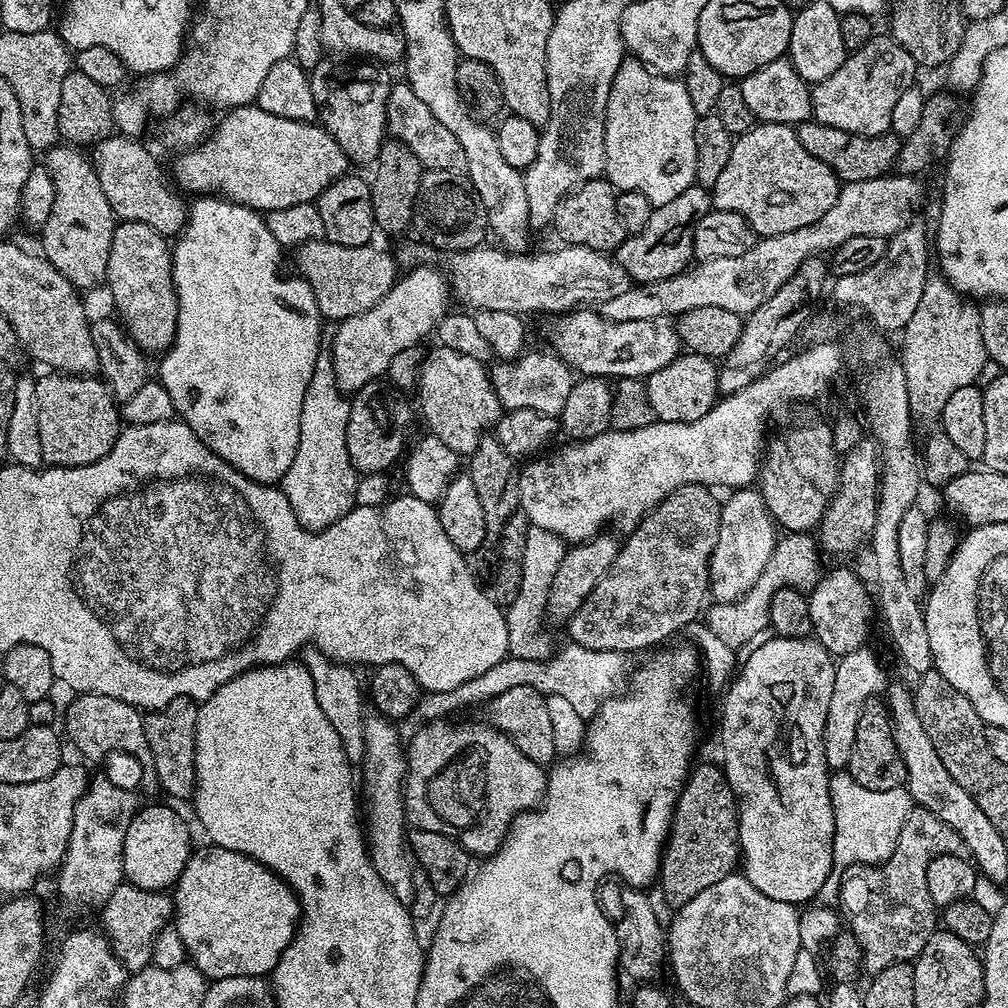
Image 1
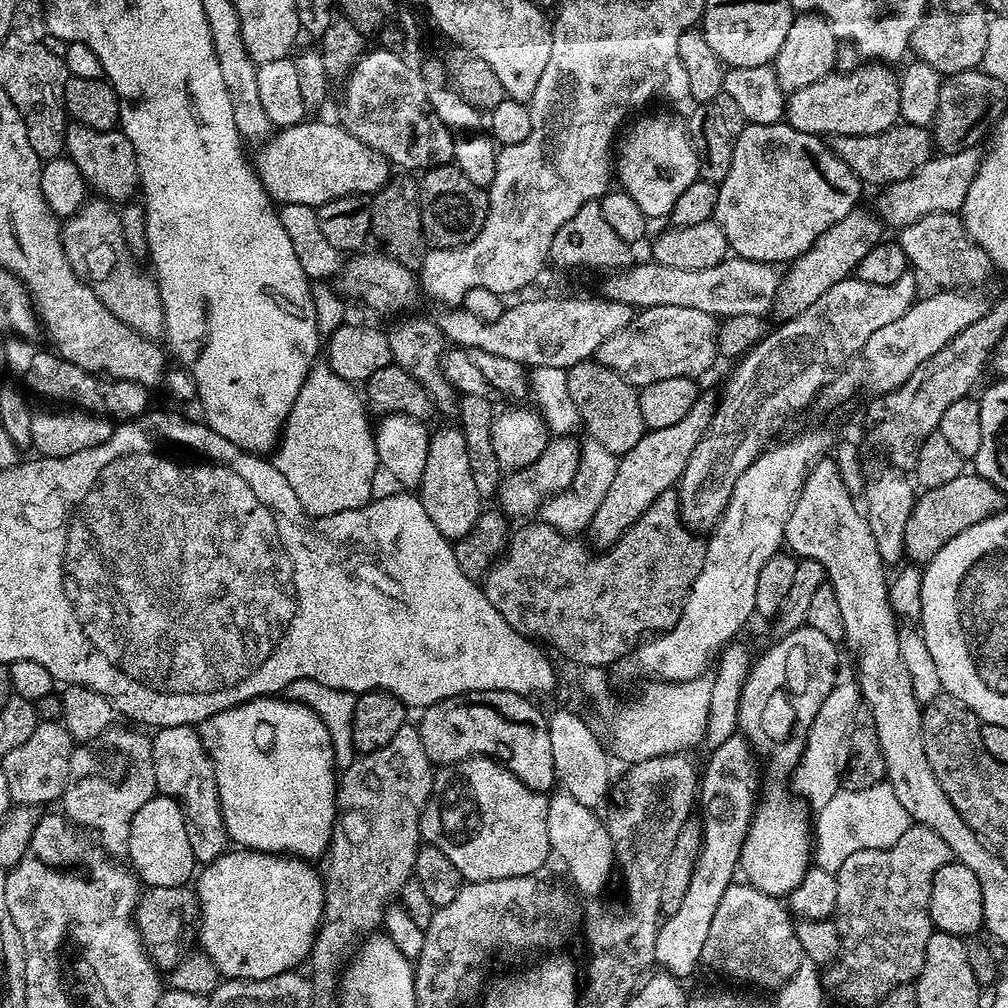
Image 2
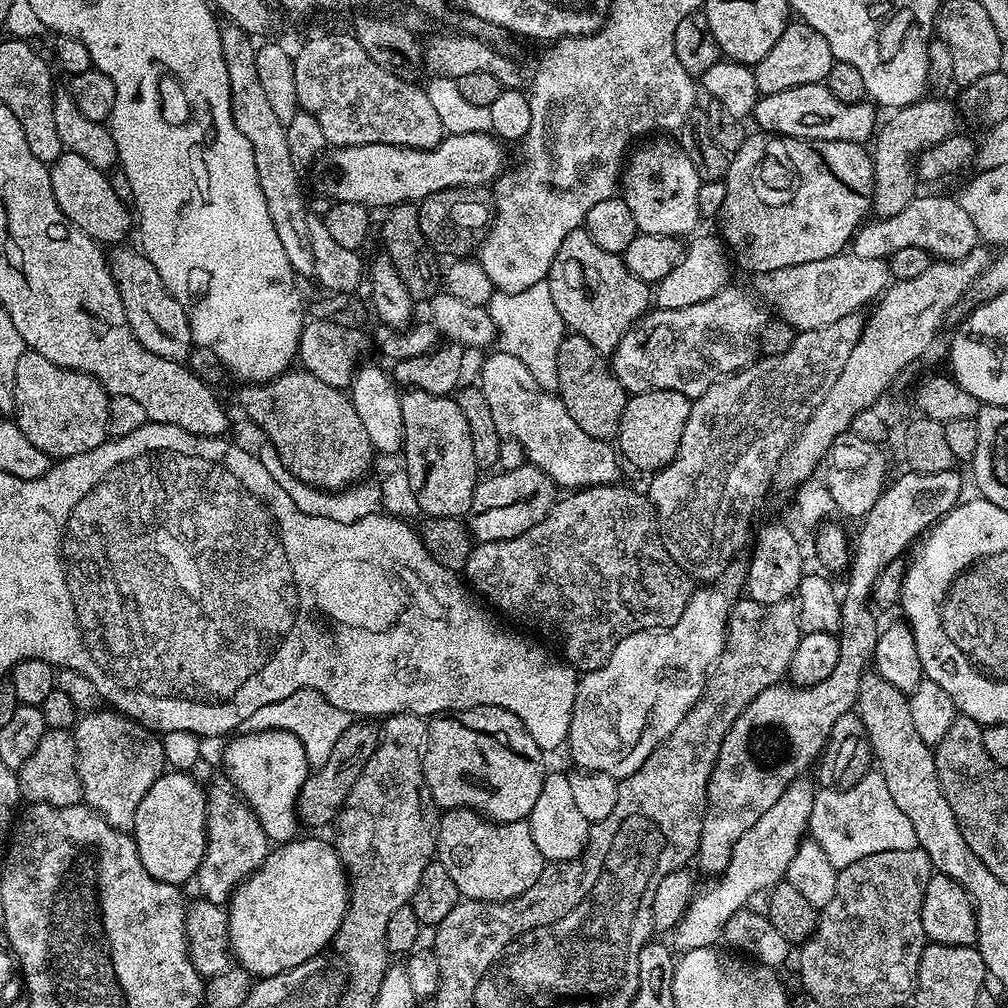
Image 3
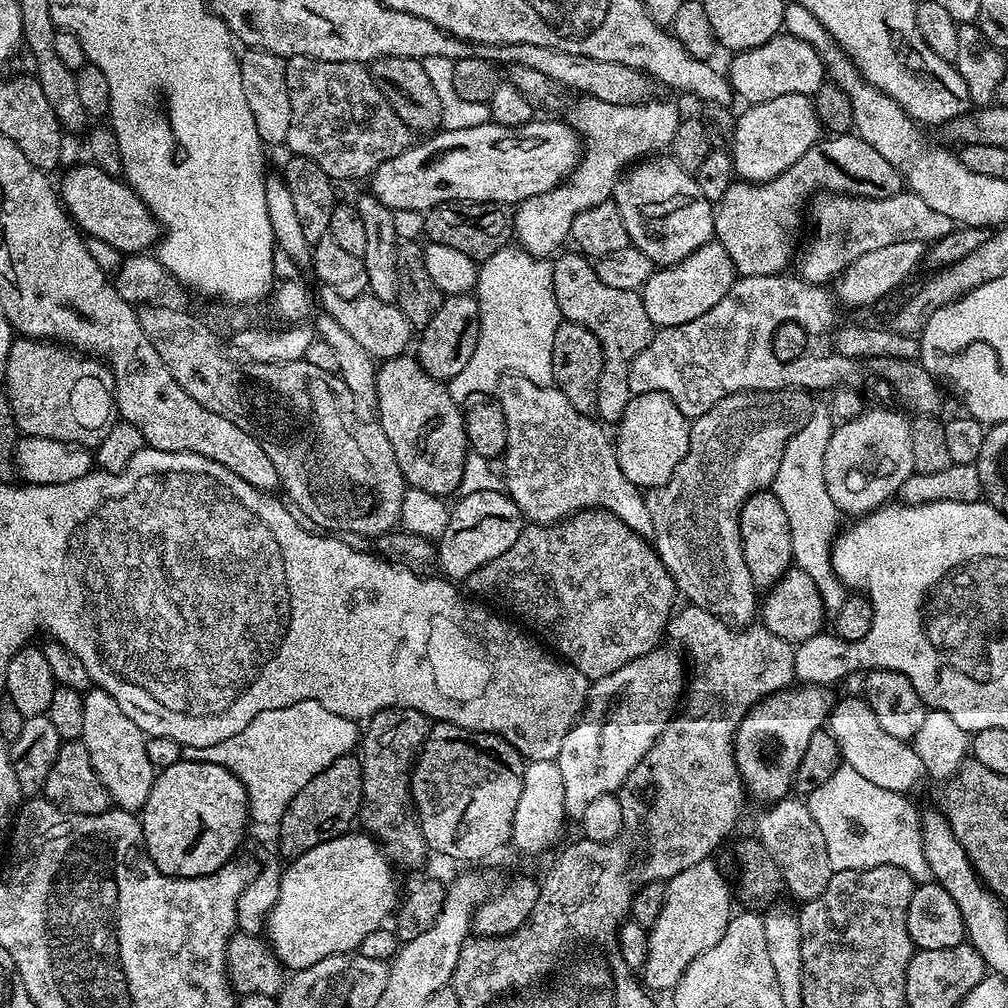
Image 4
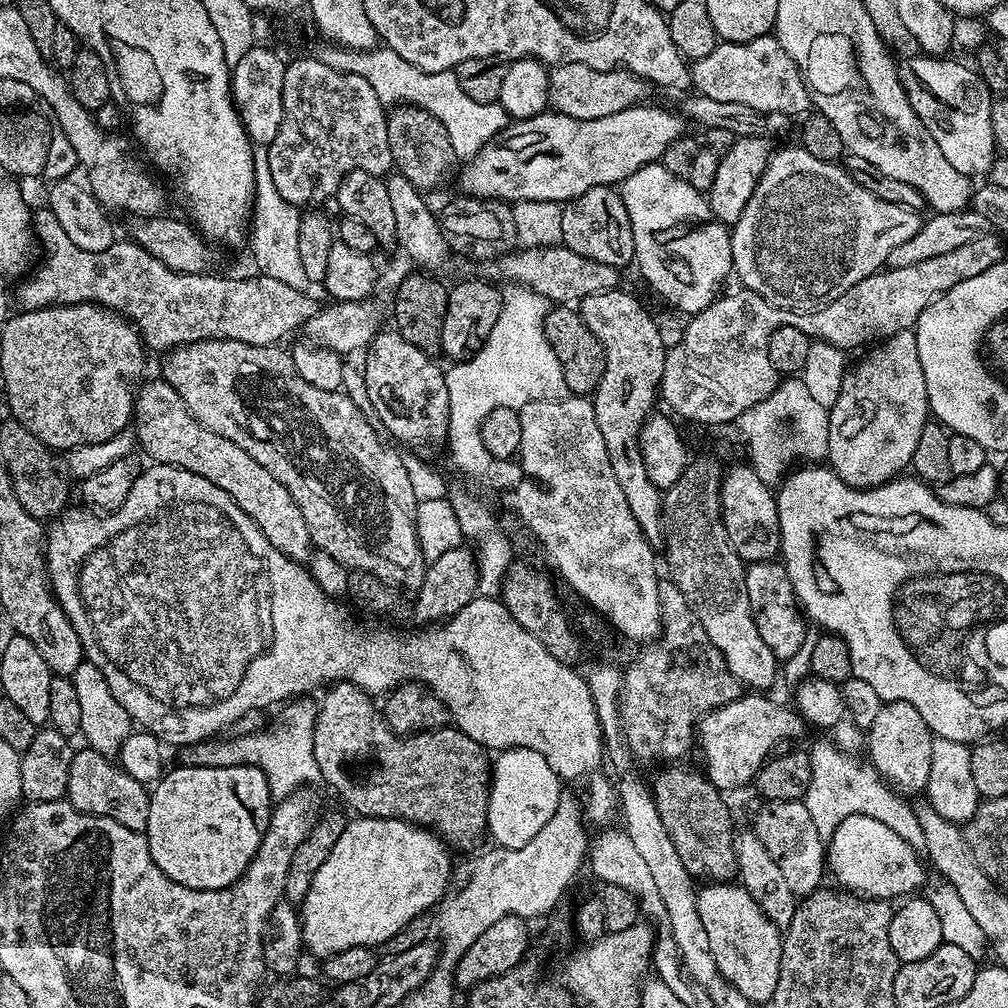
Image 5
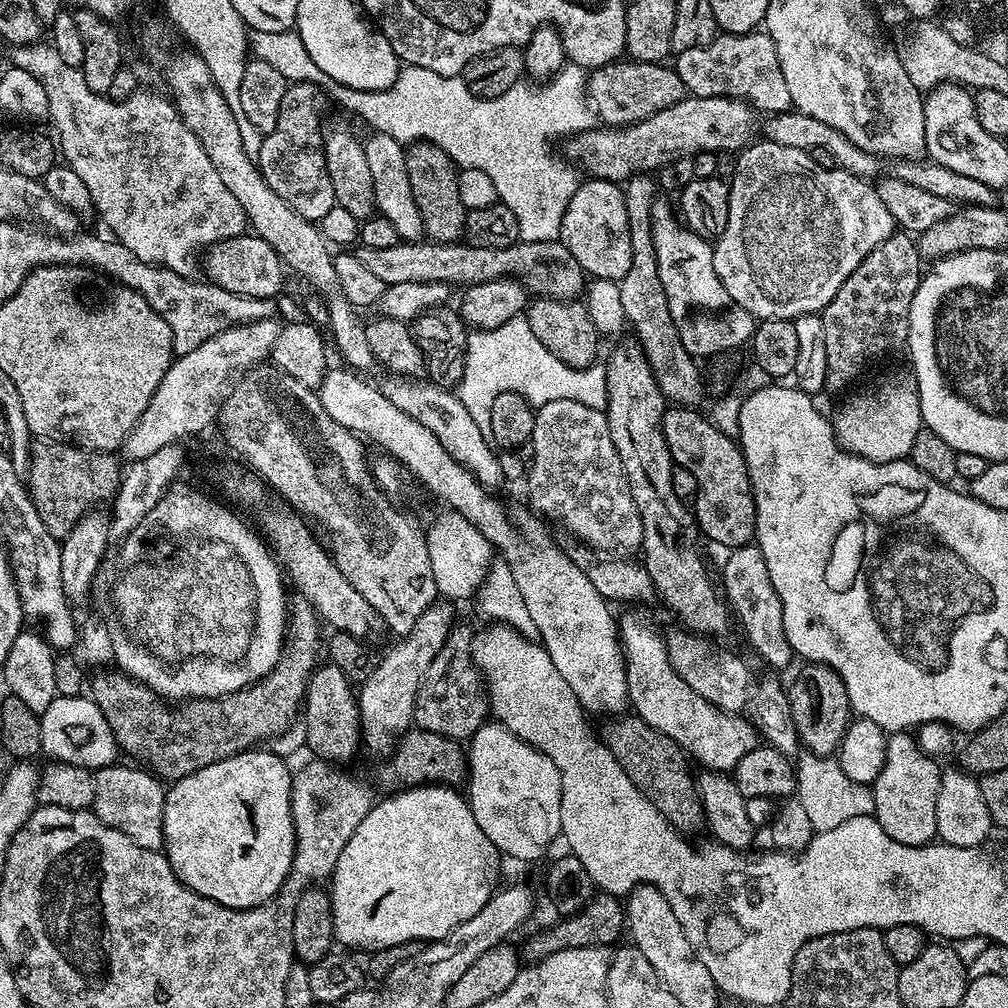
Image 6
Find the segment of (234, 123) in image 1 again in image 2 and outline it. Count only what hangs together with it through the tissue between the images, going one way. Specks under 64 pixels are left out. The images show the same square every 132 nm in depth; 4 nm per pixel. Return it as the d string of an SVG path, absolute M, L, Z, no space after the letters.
M320 118L305 119L303 124L295 124L289 128L281 128L259 145L260 153L254 156L254 167L260 177L262 186L273 202L280 204L305 204L317 209L321 204L343 196L371 197L387 184L390 179L390 165L378 150L366 146L366 142L358 142L354 134L350 134L339 122L327 124Z

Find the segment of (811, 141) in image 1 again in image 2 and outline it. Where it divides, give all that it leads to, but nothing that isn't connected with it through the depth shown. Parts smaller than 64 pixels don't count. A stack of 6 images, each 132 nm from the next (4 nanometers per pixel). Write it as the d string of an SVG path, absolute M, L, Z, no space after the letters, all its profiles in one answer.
M897 122L878 134L842 134L831 137L830 147L834 155L860 179L861 185L880 184L887 186L910 178L934 155L934 141L931 131L922 126Z

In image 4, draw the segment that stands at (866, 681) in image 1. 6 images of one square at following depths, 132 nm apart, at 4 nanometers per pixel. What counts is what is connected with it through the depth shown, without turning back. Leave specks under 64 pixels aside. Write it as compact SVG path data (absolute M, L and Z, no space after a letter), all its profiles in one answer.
M709 858L690 866L690 870L671 873L667 881L668 892L663 893L664 905L648 932L648 961L644 964L642 975L645 989L653 993L667 993L675 989L686 966L690 966L698 954L710 950L710 946L717 944L722 934L726 934L726 926L734 915L734 888L728 885L727 878L720 873L714 861Z

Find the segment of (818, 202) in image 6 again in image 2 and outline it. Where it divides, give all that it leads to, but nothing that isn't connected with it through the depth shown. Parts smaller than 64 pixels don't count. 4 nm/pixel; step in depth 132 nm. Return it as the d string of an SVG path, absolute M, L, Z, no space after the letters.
M939 212L918 218L918 222L899 229L898 241L909 265L921 277L924 275L930 283L936 284L932 286L964 290L969 286L980 286L994 272L992 259L988 257L986 250L979 248L975 240L970 238L963 219L955 212Z

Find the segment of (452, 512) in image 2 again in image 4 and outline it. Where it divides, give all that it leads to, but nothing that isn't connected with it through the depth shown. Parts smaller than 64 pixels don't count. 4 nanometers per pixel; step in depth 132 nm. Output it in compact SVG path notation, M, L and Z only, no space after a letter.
M412 354L395 356L383 361L376 370L374 412L375 415L380 415L380 429L384 431L386 438L390 438L390 446L394 446L394 458L398 458L405 485L426 490L426 494L434 494L441 498L448 498L452 491L455 493L459 489L462 470L470 449L461 405L452 397L445 381L428 376Z

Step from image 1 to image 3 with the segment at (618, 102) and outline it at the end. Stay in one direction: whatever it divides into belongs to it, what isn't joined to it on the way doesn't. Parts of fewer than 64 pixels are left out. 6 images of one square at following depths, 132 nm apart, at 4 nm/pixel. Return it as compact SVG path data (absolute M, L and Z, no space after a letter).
M676 142L638 148L627 157L622 168L622 198L626 206L630 206L630 214L634 214L637 229L646 234L677 238L684 238L687 232L695 233L696 223L702 220L698 206L702 181L694 170L694 162L686 158L683 148Z

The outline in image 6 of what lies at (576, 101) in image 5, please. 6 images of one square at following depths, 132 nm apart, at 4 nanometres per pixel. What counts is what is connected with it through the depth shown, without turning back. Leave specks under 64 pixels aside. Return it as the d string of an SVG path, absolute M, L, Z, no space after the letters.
M620 58L611 64L603 64L601 68L591 69L586 76L586 87L593 113L599 119L601 116L604 119L601 121L608 126L637 124L642 122L642 118L650 118L650 114L658 114L658 110L674 106L674 102L686 95L684 83L682 78L678 78L675 67L664 62L647 64L631 58Z

